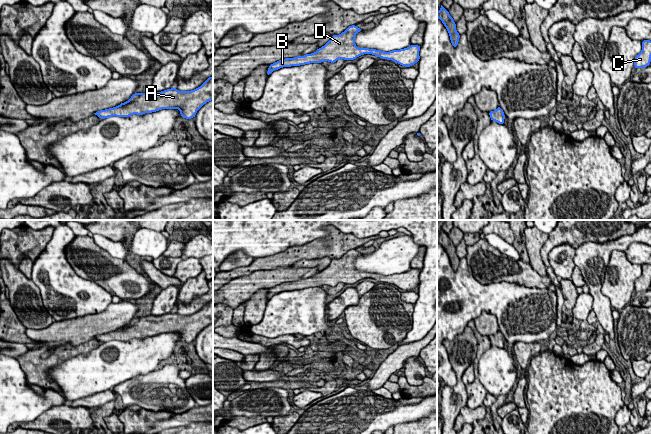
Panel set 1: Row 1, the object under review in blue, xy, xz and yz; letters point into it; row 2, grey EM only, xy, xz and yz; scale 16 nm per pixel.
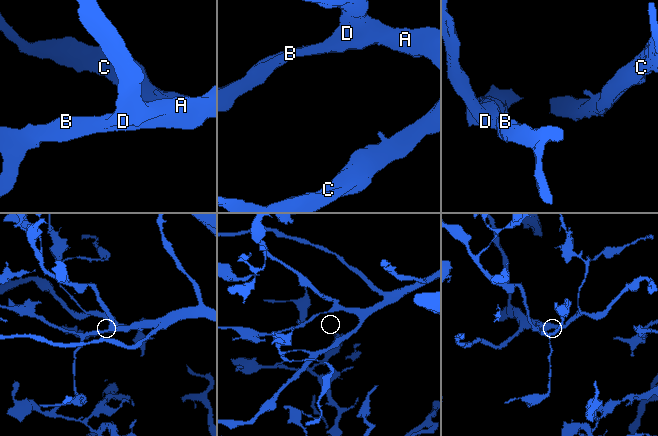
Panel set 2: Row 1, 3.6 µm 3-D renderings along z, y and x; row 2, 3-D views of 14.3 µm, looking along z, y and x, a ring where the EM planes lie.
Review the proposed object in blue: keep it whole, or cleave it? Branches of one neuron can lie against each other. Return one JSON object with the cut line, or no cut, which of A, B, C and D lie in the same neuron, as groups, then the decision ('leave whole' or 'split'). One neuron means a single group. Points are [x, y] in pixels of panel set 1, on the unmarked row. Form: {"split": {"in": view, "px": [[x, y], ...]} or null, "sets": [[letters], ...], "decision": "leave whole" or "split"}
{"split": null, "sets": [["A", "B", "C", "D"]], "decision": "leave whole"}

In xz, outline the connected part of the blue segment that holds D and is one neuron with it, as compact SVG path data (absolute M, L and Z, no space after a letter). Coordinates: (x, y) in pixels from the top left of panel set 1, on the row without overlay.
M356 249L349 250L341 258L332 259L331 263L314 277L294 282L285 282L270 288L267 299L269 300L273 295L283 291L322 287L323 285L335 287L338 283L354 284L364 278L372 278L382 283L392 284L405 291L414 289L420 283L419 275L421 270L419 269L410 269L407 272L389 276L359 272L355 268L355 260L361 255L362 253L358 252Z

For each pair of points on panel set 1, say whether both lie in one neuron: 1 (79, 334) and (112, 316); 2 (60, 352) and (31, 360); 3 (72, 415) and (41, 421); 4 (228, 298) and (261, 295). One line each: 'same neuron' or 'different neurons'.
1: same neuron
2: same neuron
3: same neuron
4: different neurons

